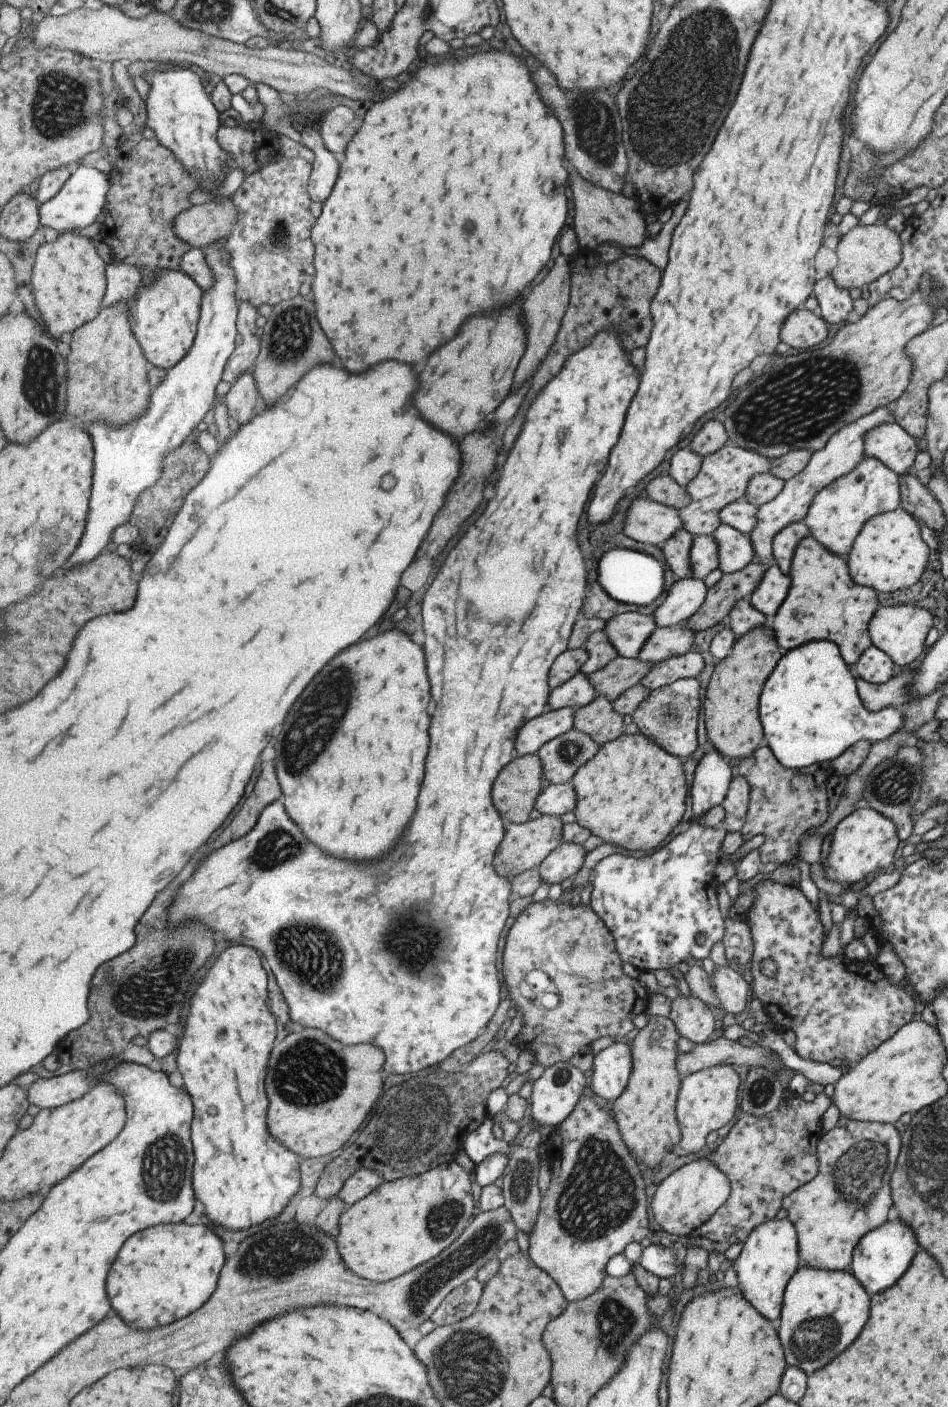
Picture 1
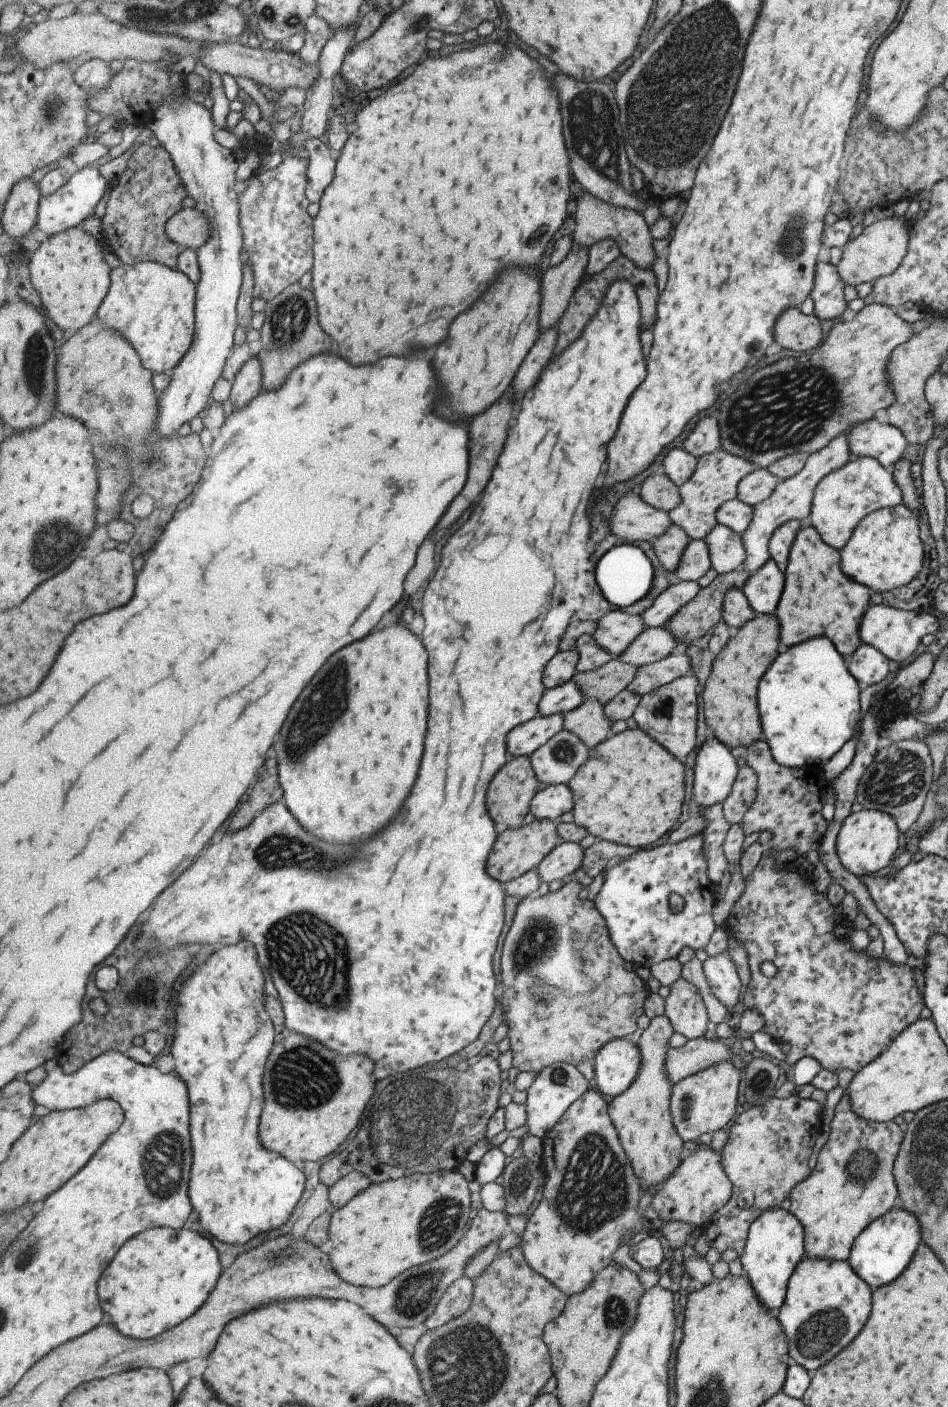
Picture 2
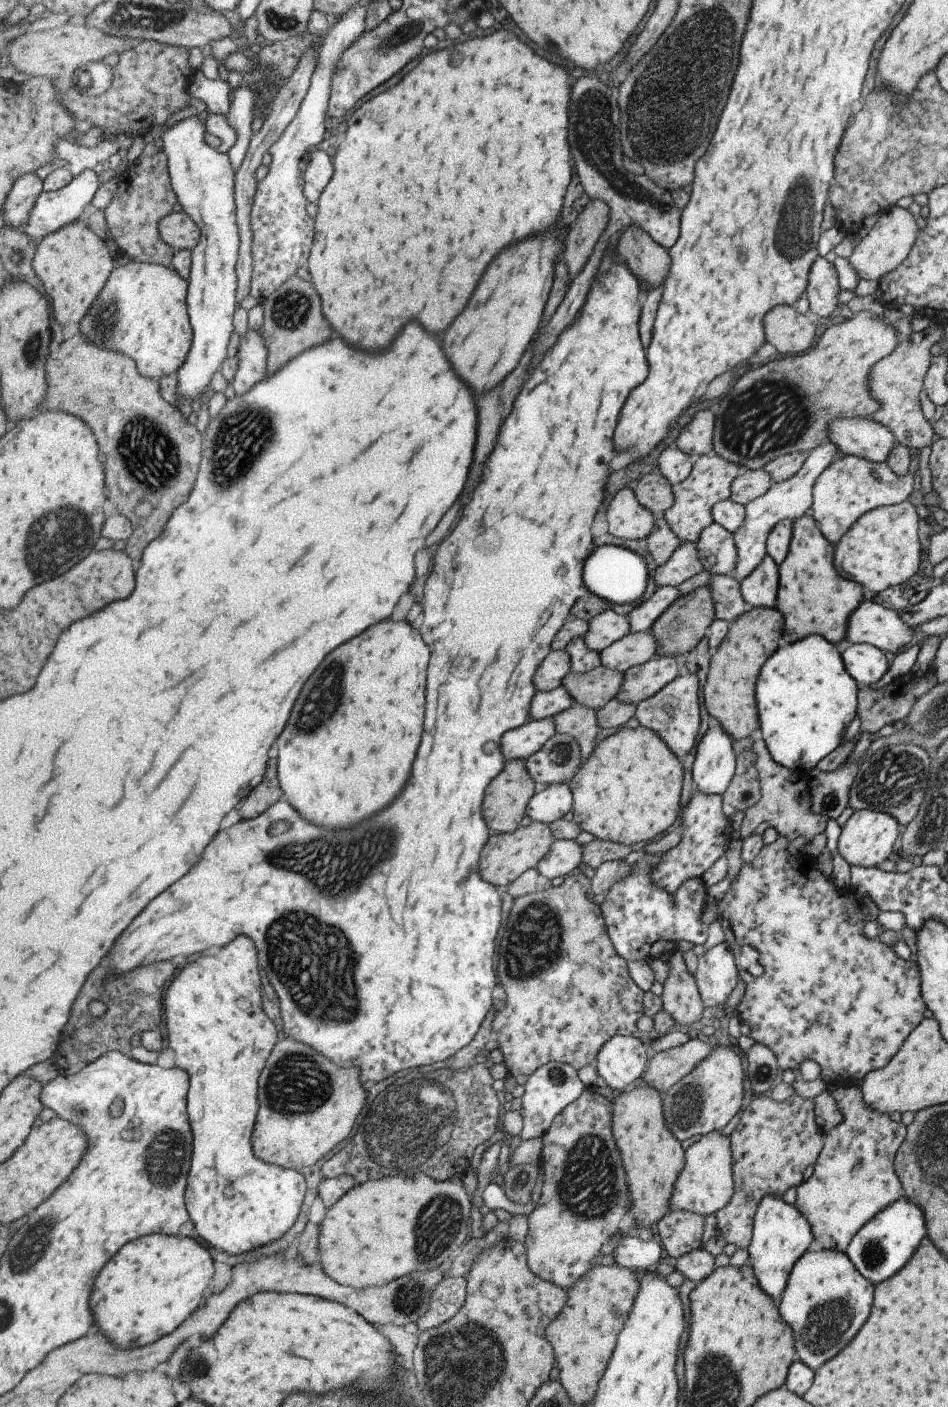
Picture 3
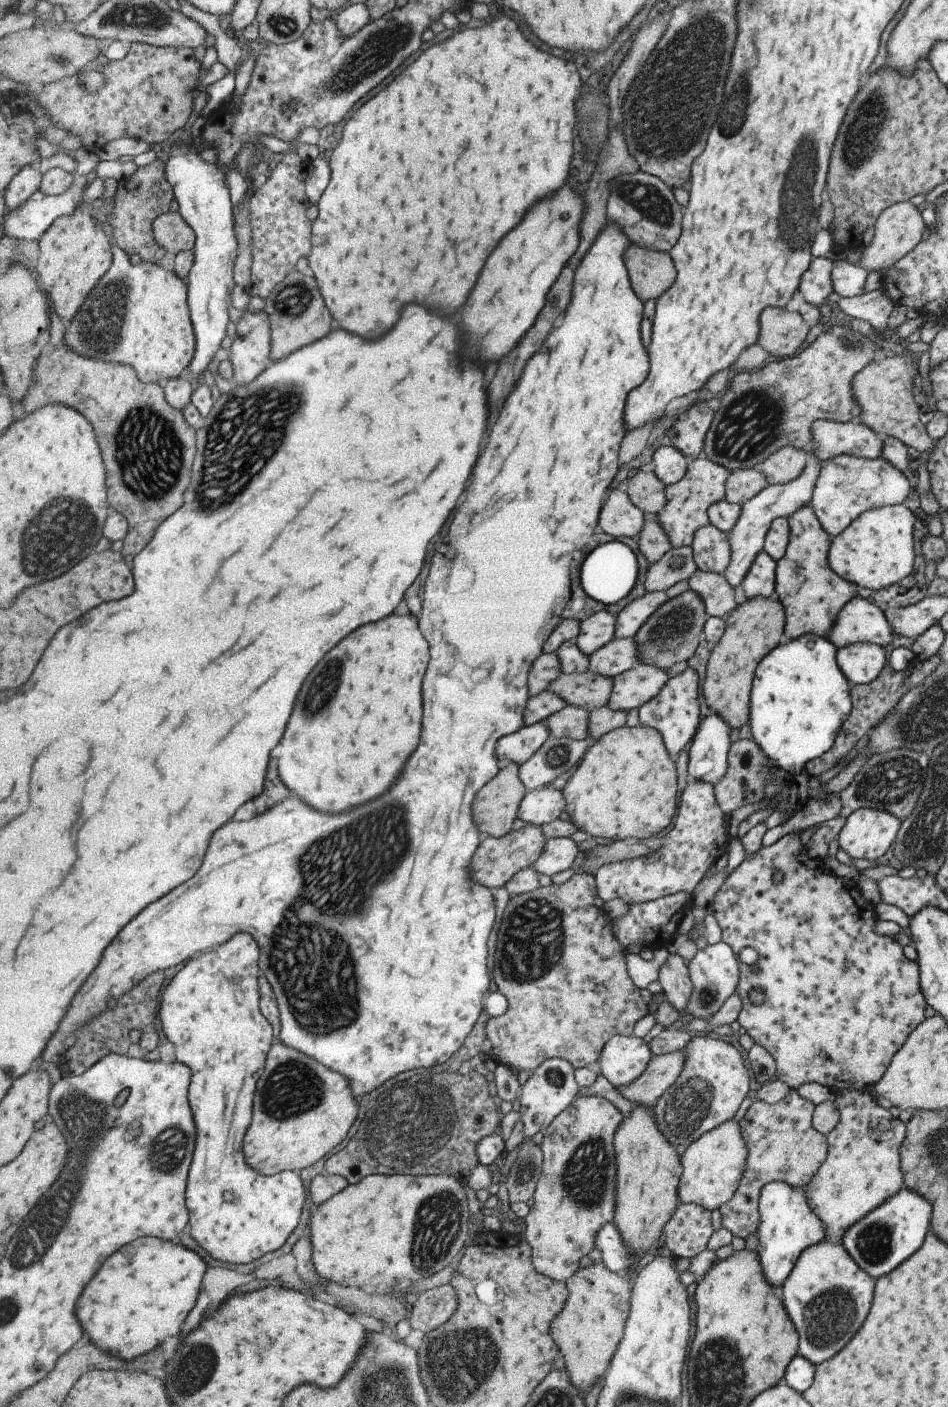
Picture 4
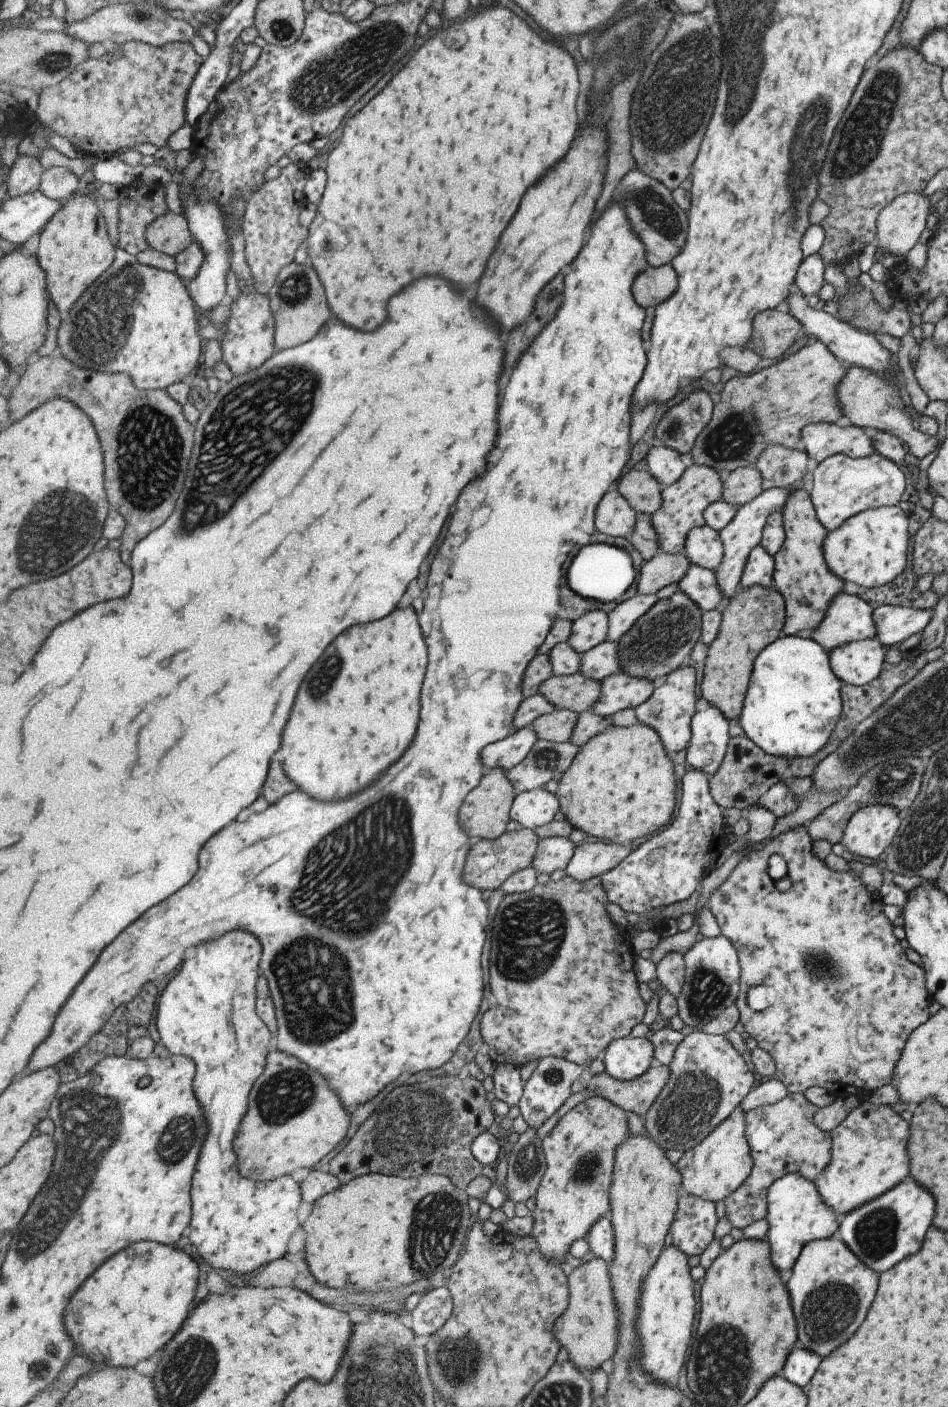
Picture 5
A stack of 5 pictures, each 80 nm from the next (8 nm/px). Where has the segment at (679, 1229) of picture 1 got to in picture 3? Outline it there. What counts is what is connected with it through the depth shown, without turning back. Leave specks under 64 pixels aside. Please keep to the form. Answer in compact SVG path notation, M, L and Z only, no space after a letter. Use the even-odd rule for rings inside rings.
M711 1131L703 1134L686 1150L686 1165L676 1182L671 1208L709 1216L729 1204L734 1196L734 1189L730 1135L723 1136L719 1131Z

